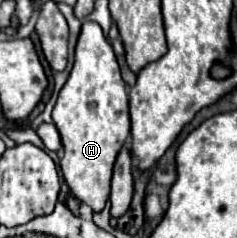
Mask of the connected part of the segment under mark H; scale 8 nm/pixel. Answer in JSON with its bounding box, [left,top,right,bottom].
[52,21,130,211]

